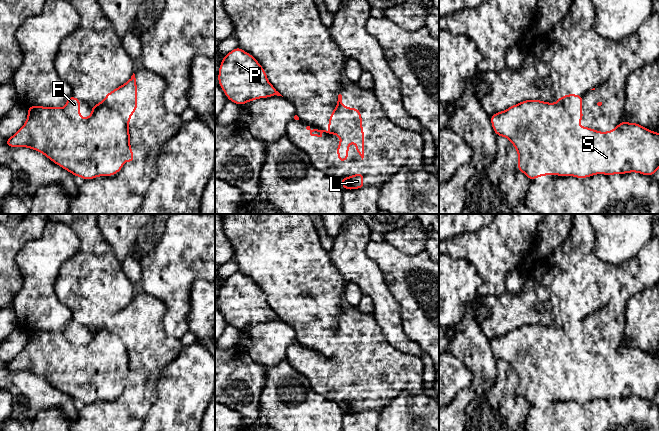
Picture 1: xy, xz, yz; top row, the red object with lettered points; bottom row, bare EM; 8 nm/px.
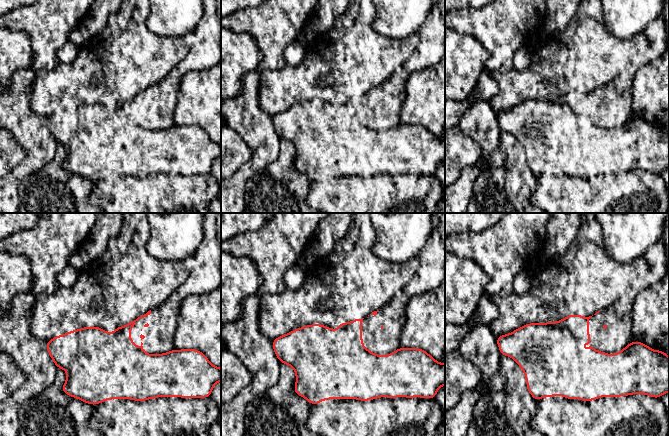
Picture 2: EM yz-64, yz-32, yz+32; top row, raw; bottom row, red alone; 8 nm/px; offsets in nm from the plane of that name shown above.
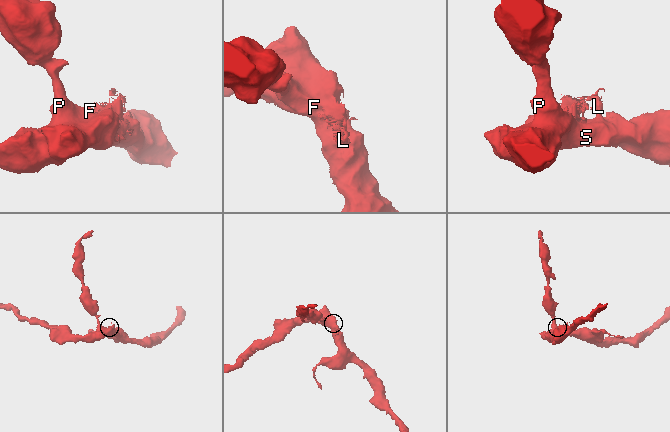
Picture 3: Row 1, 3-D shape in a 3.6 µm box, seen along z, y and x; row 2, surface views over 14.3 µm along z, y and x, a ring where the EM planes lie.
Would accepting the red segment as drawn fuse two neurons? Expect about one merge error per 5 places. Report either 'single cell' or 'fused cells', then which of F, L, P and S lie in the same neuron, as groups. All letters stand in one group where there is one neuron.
single cell; F L P S

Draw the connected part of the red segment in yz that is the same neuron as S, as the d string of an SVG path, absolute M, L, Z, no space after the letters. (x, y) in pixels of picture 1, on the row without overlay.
M568 318L555 328L524 324L507 334L490 339L497 360L511 365L518 376L517 392L531 405L539 400L558 399L588 402L595 398L639 398L654 400L659 392L659 356L640 348L620 346L613 354L600 356L578 350L583 345L583 319Z

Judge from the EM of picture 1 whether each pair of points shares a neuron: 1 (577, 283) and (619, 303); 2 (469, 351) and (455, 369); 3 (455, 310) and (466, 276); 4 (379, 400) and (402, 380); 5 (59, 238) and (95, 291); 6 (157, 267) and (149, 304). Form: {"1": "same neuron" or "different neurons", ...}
{"1": "different neurons", "2": "different neurons", "3": "same neuron", "4": "same neuron", "5": "different neurons", "6": "different neurons"}

